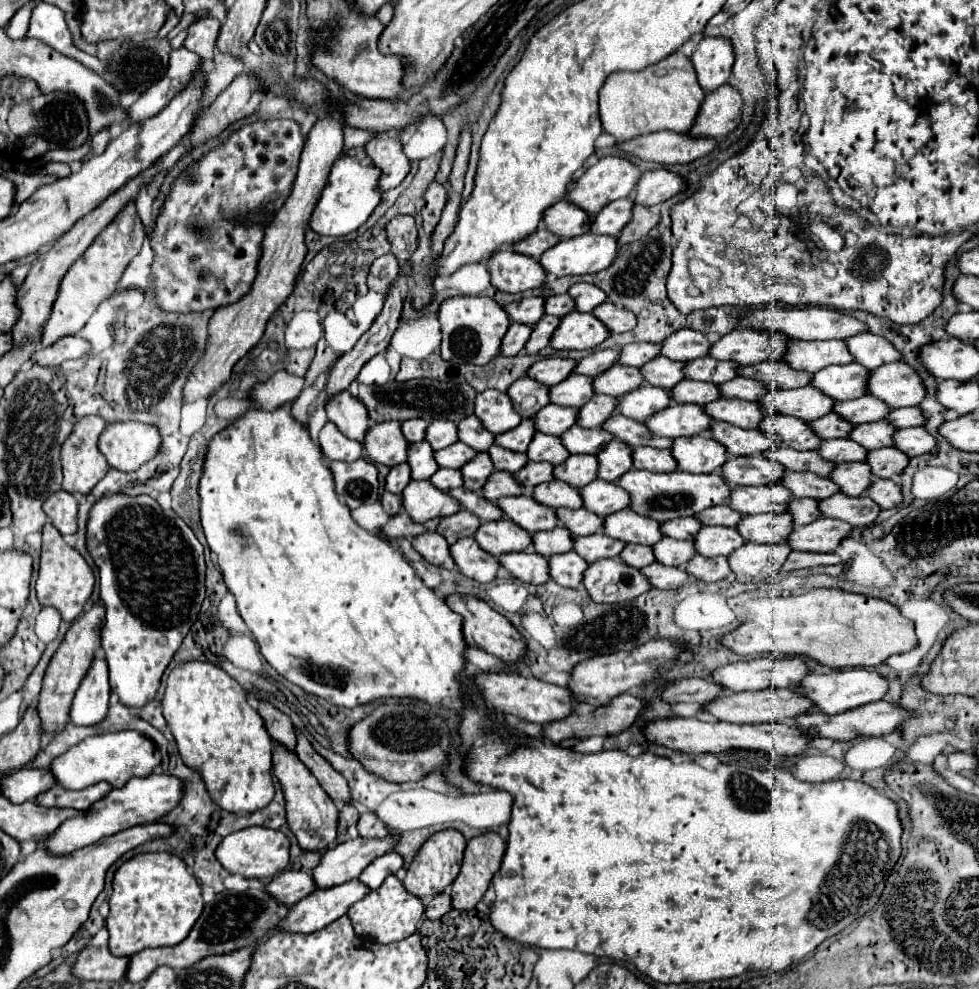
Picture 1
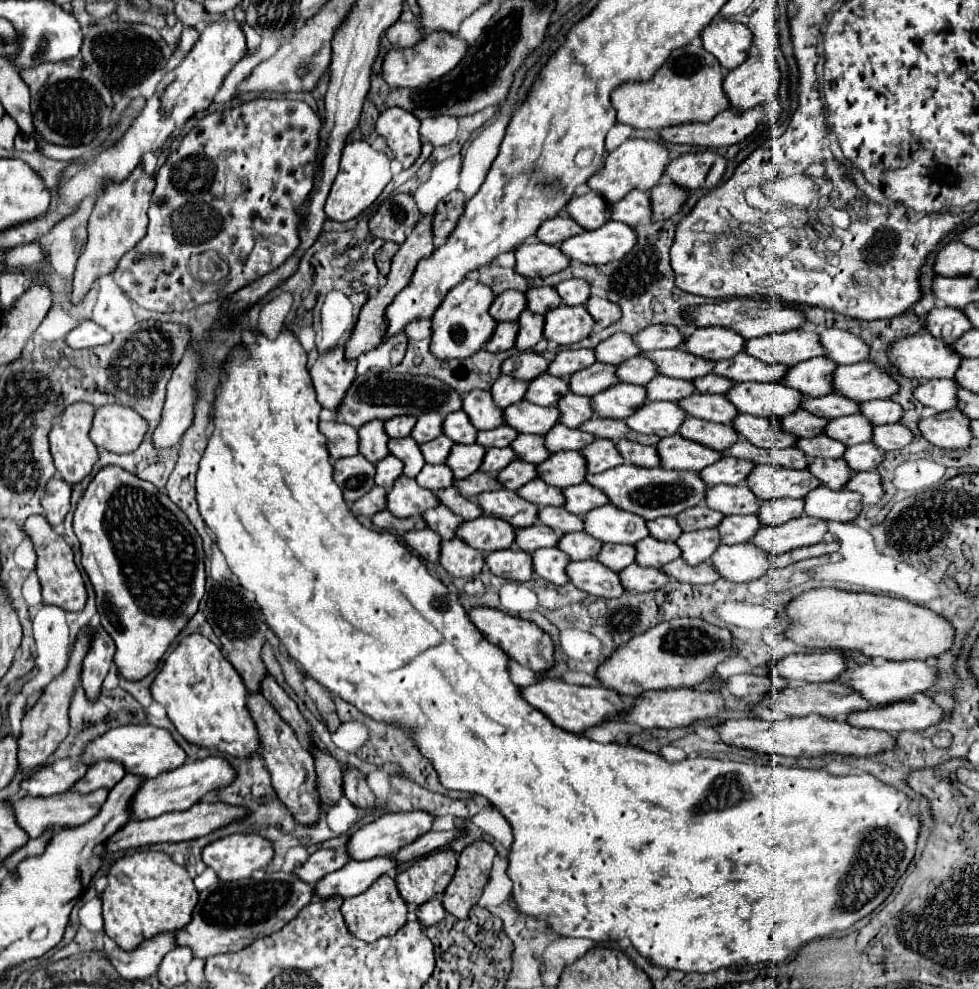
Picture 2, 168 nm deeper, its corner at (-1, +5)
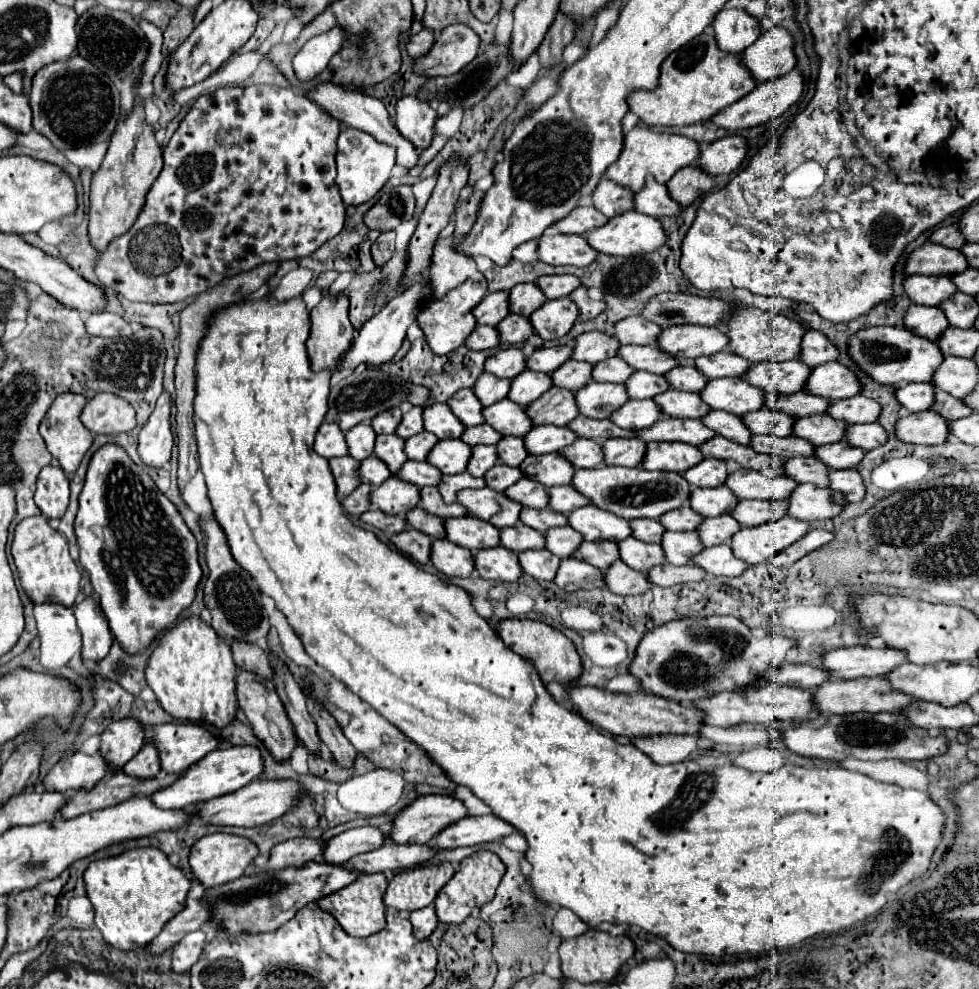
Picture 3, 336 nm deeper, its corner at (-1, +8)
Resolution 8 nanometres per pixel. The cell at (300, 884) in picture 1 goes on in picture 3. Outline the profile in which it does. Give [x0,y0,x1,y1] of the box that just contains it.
[320,826,386,864]

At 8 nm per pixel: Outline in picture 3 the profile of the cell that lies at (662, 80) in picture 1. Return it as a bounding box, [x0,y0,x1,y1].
[628,34,756,126]

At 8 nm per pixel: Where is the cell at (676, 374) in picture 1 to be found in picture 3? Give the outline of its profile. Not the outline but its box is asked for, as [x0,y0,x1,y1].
[594,356,634,384]

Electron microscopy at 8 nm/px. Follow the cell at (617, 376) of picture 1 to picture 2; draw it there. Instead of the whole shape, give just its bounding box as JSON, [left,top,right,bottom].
[568,363,616,397]

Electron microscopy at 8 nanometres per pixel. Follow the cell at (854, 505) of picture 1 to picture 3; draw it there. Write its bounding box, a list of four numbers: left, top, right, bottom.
[788,484,848,522]

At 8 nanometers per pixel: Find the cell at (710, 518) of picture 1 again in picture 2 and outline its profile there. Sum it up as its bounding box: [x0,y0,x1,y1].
[676,505,722,531]

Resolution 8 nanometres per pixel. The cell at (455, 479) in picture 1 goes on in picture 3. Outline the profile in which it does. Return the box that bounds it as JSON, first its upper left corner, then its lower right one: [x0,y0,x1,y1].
[396,460,442,488]

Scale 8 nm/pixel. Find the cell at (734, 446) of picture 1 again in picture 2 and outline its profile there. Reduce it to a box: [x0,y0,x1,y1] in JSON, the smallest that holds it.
[678,417,738,451]

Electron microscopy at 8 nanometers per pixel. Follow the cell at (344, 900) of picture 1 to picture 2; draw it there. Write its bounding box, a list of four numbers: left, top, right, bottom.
[316,855,398,899]

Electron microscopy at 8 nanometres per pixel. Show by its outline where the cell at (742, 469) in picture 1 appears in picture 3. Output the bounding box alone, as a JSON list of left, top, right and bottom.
[682,458,728,488]

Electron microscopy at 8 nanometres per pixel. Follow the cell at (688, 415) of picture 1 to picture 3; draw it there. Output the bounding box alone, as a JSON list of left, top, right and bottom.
[610,400,662,430]

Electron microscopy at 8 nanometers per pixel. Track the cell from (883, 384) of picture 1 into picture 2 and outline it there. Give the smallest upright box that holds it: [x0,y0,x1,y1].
[832,361,896,401]

